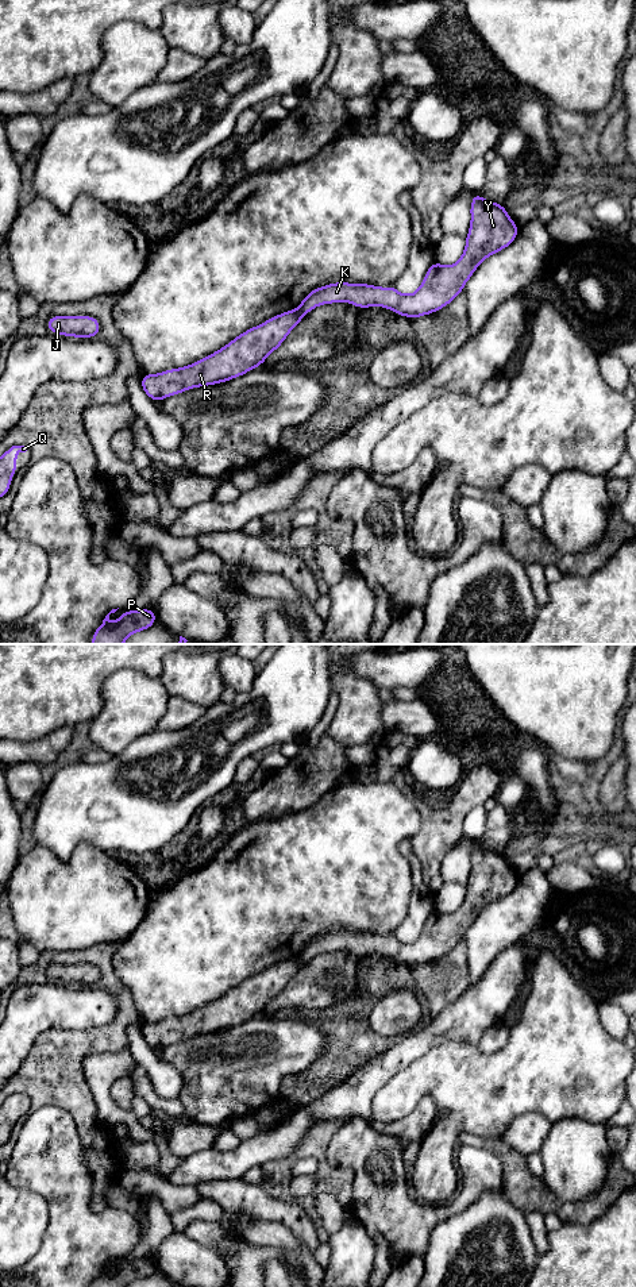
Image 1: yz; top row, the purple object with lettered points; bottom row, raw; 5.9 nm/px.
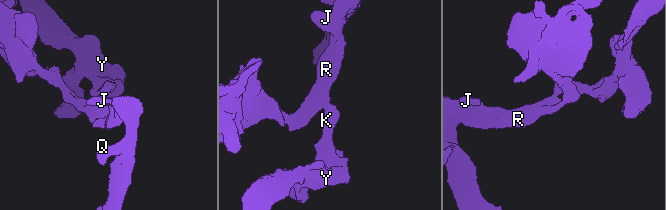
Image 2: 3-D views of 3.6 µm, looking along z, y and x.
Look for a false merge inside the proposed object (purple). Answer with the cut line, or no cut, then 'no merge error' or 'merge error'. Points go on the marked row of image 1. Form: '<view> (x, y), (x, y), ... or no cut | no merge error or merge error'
yz (295, 309), (303, 315) | merge error

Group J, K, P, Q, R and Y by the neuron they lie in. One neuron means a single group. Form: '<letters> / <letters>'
J P Q R / K Y

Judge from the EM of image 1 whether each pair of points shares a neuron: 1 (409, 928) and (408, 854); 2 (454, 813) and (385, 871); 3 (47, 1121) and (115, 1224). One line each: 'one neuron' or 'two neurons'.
1: one neuron
2: two neurons
3: one neuron

